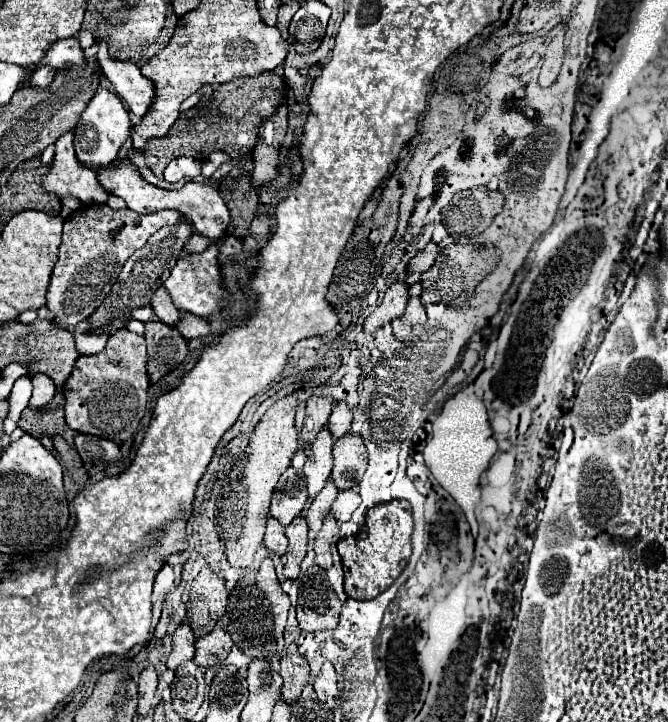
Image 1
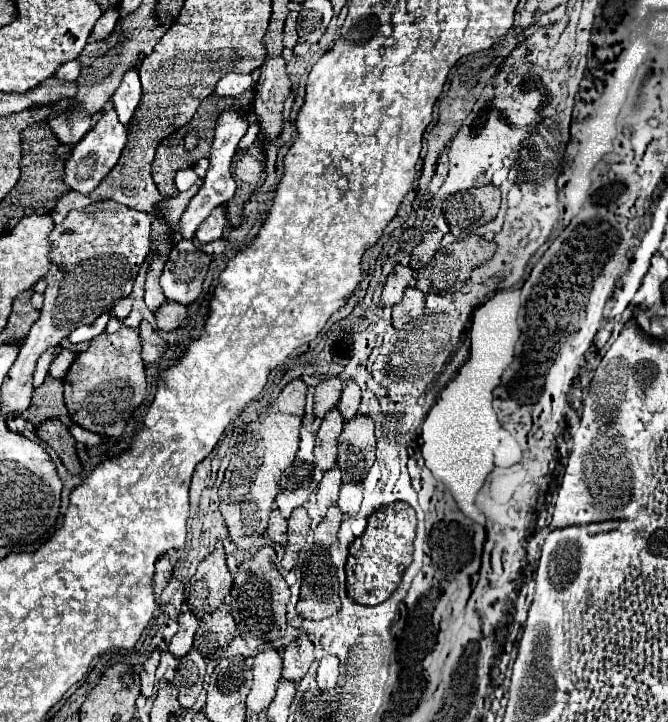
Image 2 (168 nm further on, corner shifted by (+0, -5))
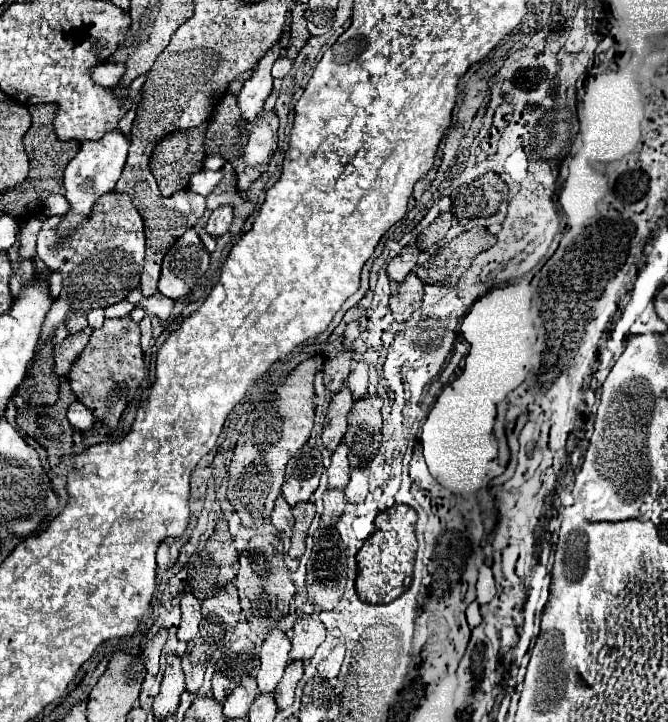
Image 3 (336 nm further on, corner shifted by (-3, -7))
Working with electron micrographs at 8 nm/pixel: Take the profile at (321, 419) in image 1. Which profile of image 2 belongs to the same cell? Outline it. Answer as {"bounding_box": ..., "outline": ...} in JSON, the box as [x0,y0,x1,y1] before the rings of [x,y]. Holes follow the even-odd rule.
{"bounding_box":[314,379,340,419],"outline":[[[328,379],[322,385],[316,385],[314,393],[314,415],[316,419],[322,419],[340,397],[340,379]]]}

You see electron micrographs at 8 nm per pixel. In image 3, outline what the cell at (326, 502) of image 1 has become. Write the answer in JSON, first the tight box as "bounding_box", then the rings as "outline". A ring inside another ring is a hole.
{"bounding_box":[327,443,349,489],"outline":[[[341,443],[333,455],[331,455],[331,467],[327,469],[327,479],[329,479],[329,487],[333,489],[343,489],[349,483],[349,447],[345,443]]]}

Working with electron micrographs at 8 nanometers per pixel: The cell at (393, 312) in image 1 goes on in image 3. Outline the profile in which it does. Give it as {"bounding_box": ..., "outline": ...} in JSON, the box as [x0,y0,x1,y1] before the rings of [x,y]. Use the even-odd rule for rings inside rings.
{"bounding_box":[387,245,419,281],"outline":[[[407,245],[403,247],[403,251],[393,257],[387,265],[387,273],[389,273],[389,279],[391,281],[403,281],[407,273],[413,271],[413,267],[417,265],[417,255],[419,255],[419,249],[415,245]]]}

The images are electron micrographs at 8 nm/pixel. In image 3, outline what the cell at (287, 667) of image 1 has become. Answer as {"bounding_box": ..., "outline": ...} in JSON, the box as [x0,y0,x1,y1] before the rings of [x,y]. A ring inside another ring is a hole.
{"bounding_box":[289,617,325,661],"outline":[[[303,617],[297,619],[293,625],[293,645],[289,651],[291,661],[305,661],[315,655],[315,649],[325,639],[325,625],[315,617]]]}

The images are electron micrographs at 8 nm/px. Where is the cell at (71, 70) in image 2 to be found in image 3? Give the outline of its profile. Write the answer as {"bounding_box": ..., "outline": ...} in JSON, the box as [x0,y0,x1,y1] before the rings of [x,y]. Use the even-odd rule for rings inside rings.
{"bounding_box":[93,63,125,89],"outline":[[[107,63],[107,65],[99,65],[93,69],[95,81],[113,89],[119,85],[123,75],[125,75],[125,63]]]}

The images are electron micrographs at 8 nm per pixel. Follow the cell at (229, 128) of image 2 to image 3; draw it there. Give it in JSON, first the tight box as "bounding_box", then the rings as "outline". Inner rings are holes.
{"bounding_box":[239,41,283,121],"outline":[[[277,41],[277,45],[273,45],[265,53],[265,57],[257,63],[253,77],[245,81],[245,85],[239,93],[239,107],[243,111],[245,121],[253,121],[255,115],[259,113],[259,109],[263,109],[263,103],[265,103],[265,99],[269,97],[269,93],[273,89],[271,67],[279,59],[281,49],[283,49],[283,45],[281,45],[281,41]]]}

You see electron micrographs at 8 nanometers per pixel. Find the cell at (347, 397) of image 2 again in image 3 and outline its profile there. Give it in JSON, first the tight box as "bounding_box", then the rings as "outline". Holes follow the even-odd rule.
{"bounding_box":[347,361,369,399],"outline":[[[355,361],[353,363],[353,369],[347,377],[347,385],[349,385],[355,399],[359,399],[367,393],[367,371],[369,371],[367,361]]]}

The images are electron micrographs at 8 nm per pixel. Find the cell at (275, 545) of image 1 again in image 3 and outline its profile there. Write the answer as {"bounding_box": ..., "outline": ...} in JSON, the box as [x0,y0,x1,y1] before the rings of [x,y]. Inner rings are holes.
{"bounding_box":[271,495,293,533],"outline":[[[279,495],[277,501],[275,501],[273,513],[271,513],[271,521],[273,521],[275,529],[281,531],[281,533],[289,533],[291,527],[293,527],[293,513],[291,513],[291,507],[285,501],[283,495]]]}

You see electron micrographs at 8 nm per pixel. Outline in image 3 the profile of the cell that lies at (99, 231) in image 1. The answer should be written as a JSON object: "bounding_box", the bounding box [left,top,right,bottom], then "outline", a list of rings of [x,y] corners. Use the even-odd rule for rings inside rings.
{"bounding_box":[37,193,145,347],"outline":[[[105,193],[97,205],[91,221],[79,229],[79,237],[75,241],[67,241],[57,251],[53,249],[55,243],[55,229],[61,217],[53,215],[43,221],[43,227],[37,235],[37,255],[39,259],[49,265],[53,271],[63,275],[63,291],[59,299],[55,299],[51,311],[41,329],[41,341],[37,347],[43,347],[47,337],[57,329],[59,323],[67,321],[73,313],[87,315],[95,307],[109,307],[127,297],[131,289],[139,287],[139,277],[143,273],[143,257],[145,257],[145,233],[143,233],[143,219],[139,211],[133,209],[131,197],[127,193]]]}

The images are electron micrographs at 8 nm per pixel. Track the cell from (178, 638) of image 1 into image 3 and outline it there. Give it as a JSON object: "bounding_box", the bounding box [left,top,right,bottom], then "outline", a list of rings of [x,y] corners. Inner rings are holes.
{"bounding_box":[177,593,201,641],"outline":[[[183,593],[181,597],[181,623],[177,627],[179,641],[191,641],[199,633],[201,623],[201,603],[193,593]]]}

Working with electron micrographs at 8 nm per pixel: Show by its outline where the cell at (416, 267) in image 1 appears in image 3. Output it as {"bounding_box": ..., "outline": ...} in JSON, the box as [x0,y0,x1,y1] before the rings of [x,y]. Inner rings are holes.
{"bounding_box":[417,211,453,251],"outline":[[[451,211],[441,213],[441,215],[439,215],[439,217],[425,229],[425,231],[421,231],[421,235],[417,237],[417,245],[419,245],[419,249],[425,251],[425,249],[429,249],[433,243],[441,241],[441,239],[447,235],[449,227],[451,227],[451,219],[453,219]]]}

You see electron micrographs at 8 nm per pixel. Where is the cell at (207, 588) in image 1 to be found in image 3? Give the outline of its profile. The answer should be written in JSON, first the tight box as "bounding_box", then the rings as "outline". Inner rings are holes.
{"bounding_box":[187,519,239,599],"outline":[[[219,519],[215,523],[215,533],[187,565],[187,589],[191,589],[199,599],[213,597],[223,585],[235,579],[239,569],[237,557],[239,553],[229,533],[229,525],[225,519]]]}

